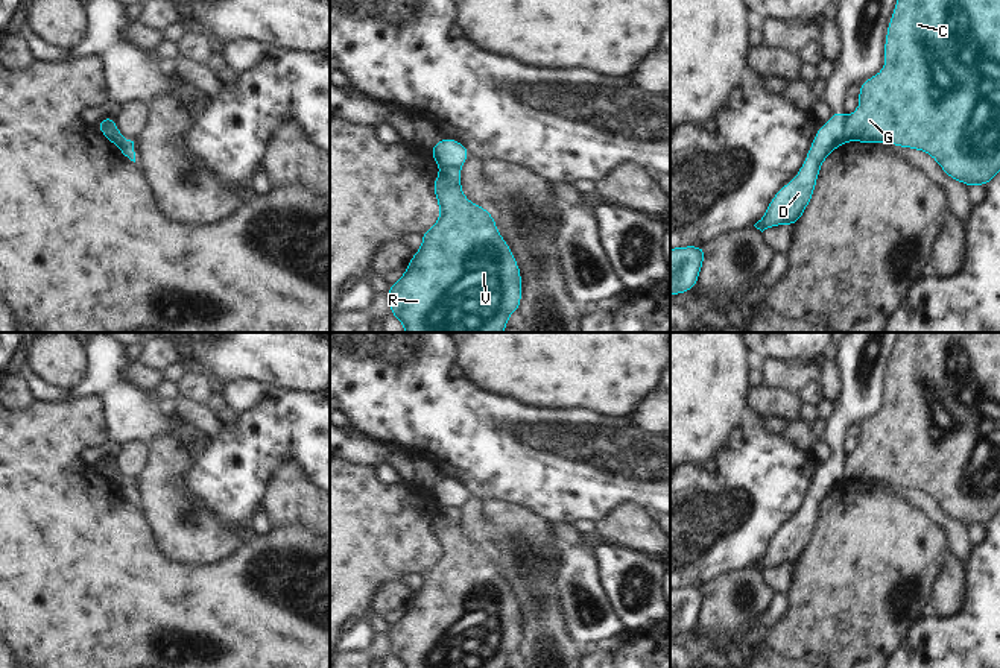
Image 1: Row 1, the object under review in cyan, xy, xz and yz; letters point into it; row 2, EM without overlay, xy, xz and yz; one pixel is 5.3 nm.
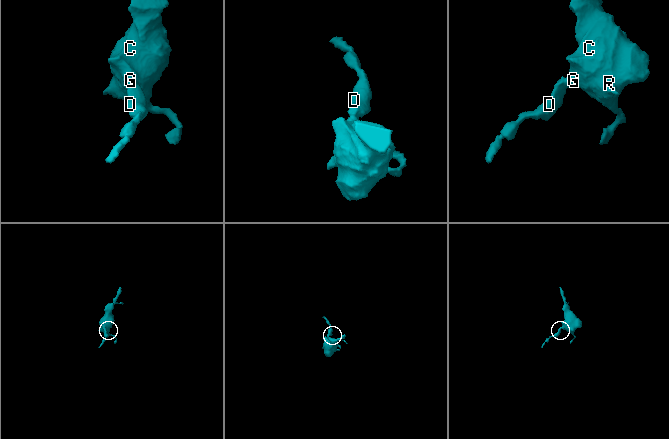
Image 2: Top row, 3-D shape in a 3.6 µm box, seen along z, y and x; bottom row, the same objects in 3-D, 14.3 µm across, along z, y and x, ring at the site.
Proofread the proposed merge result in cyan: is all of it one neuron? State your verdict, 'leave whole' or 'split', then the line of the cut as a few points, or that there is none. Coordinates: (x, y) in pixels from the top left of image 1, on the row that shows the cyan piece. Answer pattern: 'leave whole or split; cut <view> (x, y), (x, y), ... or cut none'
split; cut yz (845, 117), (845, 137), (848, 140)

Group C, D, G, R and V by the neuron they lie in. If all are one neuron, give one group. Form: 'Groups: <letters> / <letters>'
Groups: C G R V / D

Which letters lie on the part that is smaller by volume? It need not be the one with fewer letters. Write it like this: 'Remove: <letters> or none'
Remove: D

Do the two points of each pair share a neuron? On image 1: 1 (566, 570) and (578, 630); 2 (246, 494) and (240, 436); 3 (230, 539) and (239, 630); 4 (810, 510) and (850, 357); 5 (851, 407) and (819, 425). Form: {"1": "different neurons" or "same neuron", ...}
{"1": "same neuron", "2": "same neuron", "3": "different neurons", "4": "same neuron", "5": "different neurons"}

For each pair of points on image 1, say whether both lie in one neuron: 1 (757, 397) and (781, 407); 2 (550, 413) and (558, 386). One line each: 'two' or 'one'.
1: one
2: two

